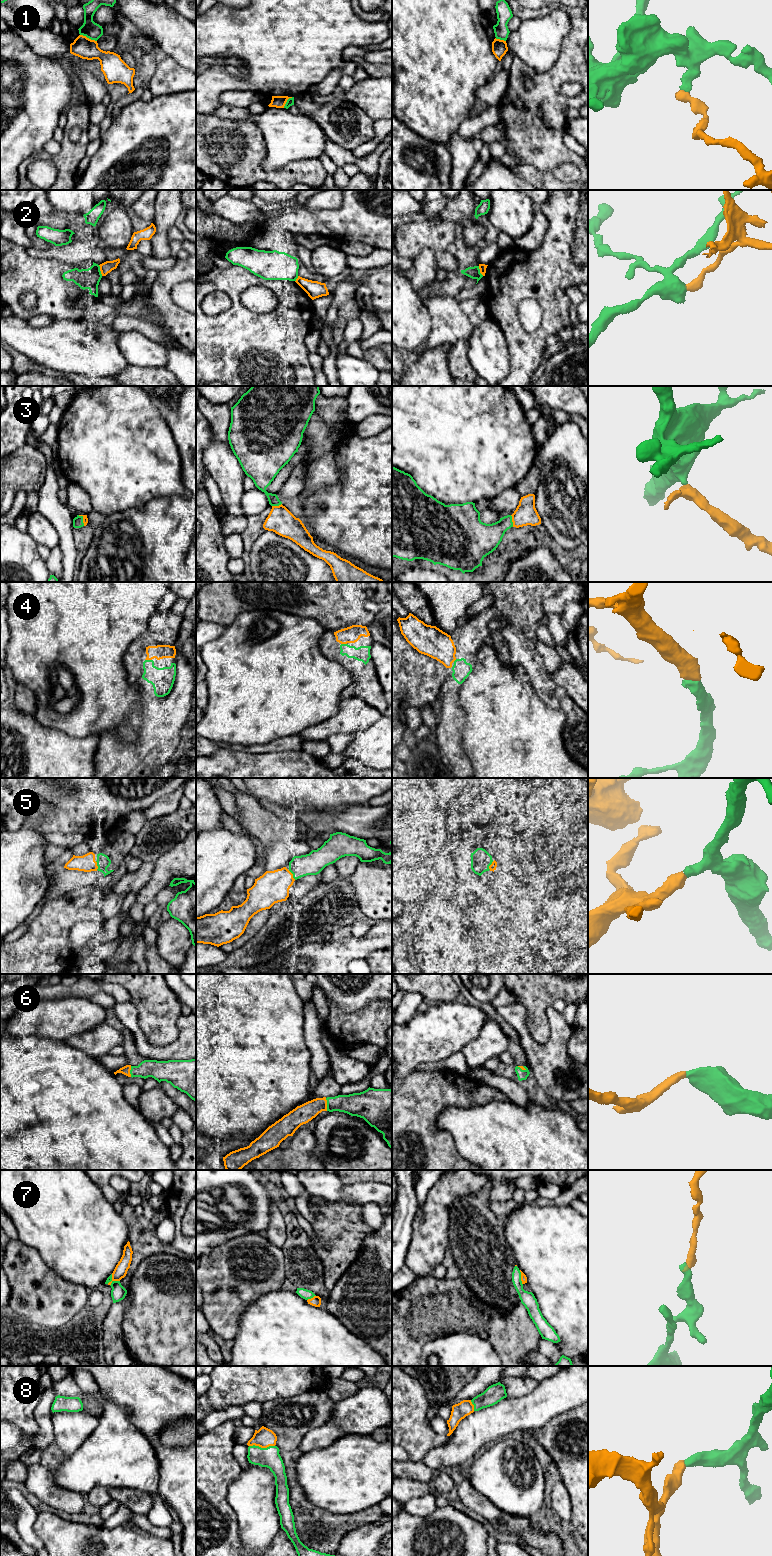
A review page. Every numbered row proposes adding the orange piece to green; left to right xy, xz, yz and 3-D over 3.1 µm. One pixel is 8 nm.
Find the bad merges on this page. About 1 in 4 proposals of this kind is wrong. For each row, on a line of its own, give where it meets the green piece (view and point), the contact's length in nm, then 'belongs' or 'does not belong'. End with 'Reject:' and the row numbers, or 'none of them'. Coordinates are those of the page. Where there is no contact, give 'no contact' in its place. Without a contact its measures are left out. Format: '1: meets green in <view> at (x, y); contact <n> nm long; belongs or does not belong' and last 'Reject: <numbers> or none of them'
1: meets green in xy at (88, 37); contact 150 nm long; does not belong
2: meets green in xy at (99, 270); contact 90 nm long; does not belong
3: meets green in yz at (511, 521); contact 100 nm long; belongs
4: meets green in xy at (148, 660); contact 60 nm long; belongs
5: meets green in xz at (293, 875); contact 100 nm long; belongs
6: meets green in xz at (327, 1104); contact 110 nm long; belongs
7: meets green in xy at (113, 1281); contact 110 nm long; does not belong
8: meets green in xz at (262, 1448); contact 200 nm long; belongs
Reject: 1, 2, 7

